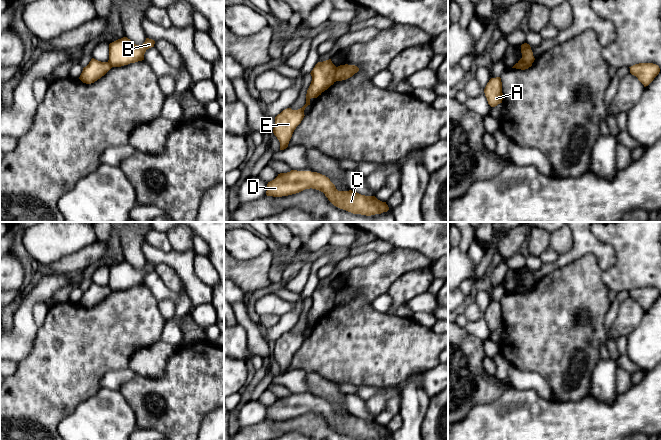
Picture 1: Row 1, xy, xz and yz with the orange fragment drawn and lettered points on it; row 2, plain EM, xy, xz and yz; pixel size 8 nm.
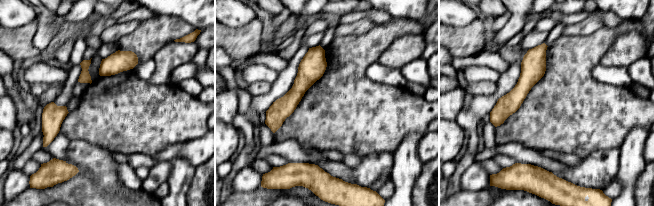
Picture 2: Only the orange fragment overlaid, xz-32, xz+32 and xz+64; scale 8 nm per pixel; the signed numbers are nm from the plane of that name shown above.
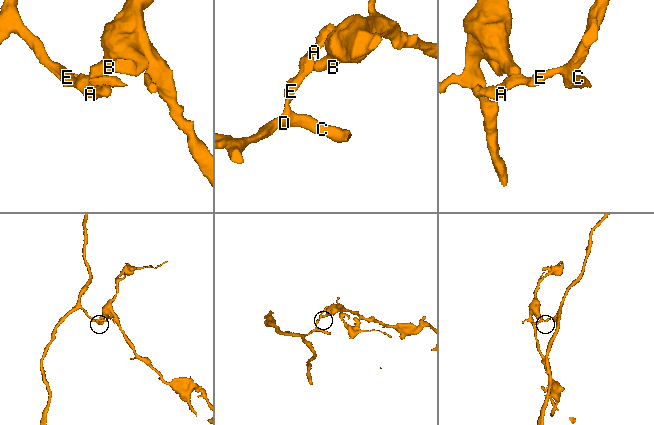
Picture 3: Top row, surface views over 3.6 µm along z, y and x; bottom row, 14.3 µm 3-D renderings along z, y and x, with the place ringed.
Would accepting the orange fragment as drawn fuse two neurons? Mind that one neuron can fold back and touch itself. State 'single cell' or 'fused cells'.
fused cells

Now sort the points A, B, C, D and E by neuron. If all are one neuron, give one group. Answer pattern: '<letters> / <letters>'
A C D E / B

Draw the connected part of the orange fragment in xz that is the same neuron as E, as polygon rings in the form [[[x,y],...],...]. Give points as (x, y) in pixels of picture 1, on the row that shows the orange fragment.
[[[331,59],[318,62],[311,71],[312,81],[307,90],[306,104],[298,109],[287,108],[275,117],[273,133],[280,142],[280,150],[288,147],[289,141],[296,127],[304,118],[304,110],[310,105],[311,98],[317,98],[322,92],[334,84],[336,66]]]

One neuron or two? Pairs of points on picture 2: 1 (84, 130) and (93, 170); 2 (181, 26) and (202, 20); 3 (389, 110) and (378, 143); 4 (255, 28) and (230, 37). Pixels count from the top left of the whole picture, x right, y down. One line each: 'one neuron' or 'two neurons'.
1: two neurons
2: two neurons
3: one neuron
4: one neuron

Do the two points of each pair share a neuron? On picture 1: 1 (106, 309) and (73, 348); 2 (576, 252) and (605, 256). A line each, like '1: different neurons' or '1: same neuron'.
1: same neuron
2: same neuron

